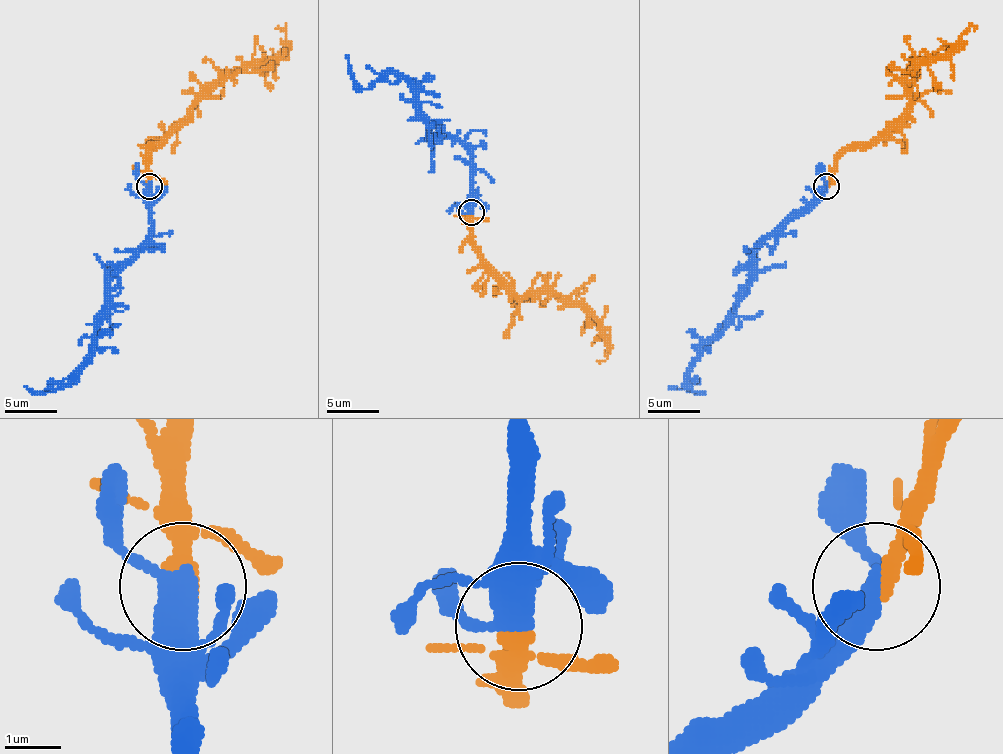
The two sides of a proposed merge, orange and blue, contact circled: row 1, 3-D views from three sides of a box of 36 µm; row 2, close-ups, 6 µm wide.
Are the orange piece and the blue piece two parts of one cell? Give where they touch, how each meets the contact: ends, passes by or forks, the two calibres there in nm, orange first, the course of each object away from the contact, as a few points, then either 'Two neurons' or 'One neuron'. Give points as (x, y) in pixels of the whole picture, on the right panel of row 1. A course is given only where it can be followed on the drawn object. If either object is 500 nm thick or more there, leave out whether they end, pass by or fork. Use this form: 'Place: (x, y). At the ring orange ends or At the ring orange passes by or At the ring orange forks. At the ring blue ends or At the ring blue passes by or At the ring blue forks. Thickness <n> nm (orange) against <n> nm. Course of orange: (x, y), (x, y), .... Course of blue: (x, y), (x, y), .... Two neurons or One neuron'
Place: (826, 186). At the ring orange passes by. At the ring blue passes by. Thickness 240 nm (orange) against 380 nm. Course of orange: (827, 186), (834, 163), (845, 153), (871, 145), (909, 101), (907, 78), (915, 67), (938, 59), (974, 28). Course of blue: (827, 186), (754, 254), (749, 282), (736, 313), (702, 355), (687, 383), (694, 391), (702, 391), (668, 386). One neuron

